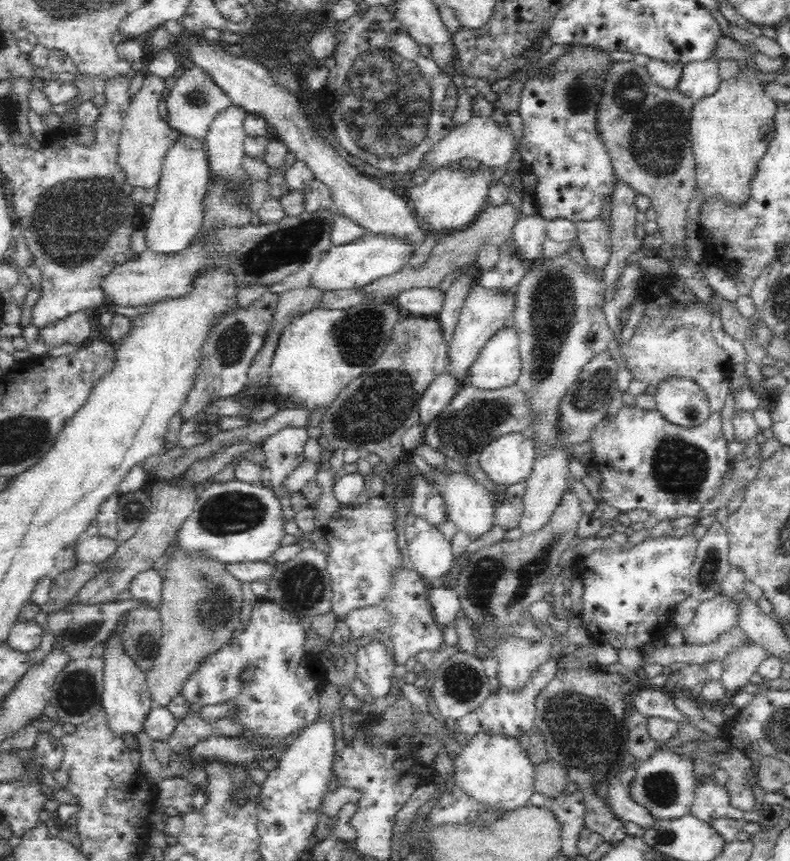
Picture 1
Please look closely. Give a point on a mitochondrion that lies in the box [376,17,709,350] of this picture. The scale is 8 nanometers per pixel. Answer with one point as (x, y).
(656, 141)

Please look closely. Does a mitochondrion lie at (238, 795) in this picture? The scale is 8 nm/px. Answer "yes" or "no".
yes

